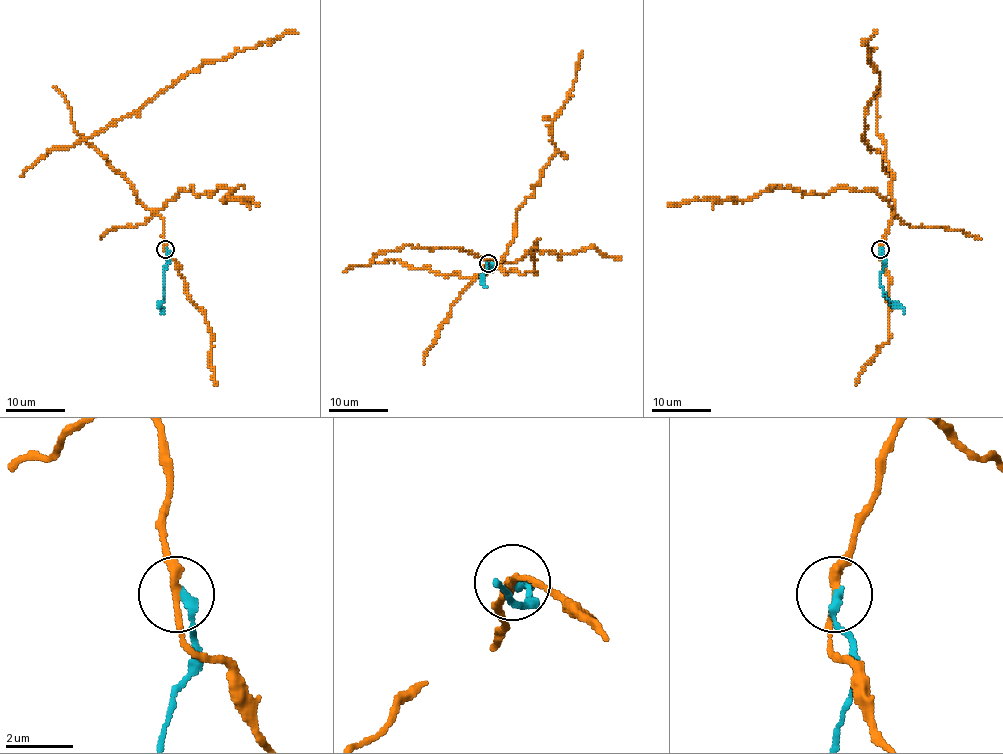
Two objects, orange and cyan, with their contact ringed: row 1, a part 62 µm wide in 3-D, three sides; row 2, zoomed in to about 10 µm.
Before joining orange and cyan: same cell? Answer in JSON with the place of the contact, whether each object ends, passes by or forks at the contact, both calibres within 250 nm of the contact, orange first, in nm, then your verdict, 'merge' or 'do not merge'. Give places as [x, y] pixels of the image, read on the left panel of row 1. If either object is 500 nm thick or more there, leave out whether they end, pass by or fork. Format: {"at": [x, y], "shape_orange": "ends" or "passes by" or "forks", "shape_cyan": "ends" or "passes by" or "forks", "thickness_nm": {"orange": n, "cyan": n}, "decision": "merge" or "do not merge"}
{"at": [165, 249], "shape_orange": "passes by", "shape_cyan": "ends", "thickness_nm": {"orange": 240, "cyan": 280}, "decision": "do not merge"}

